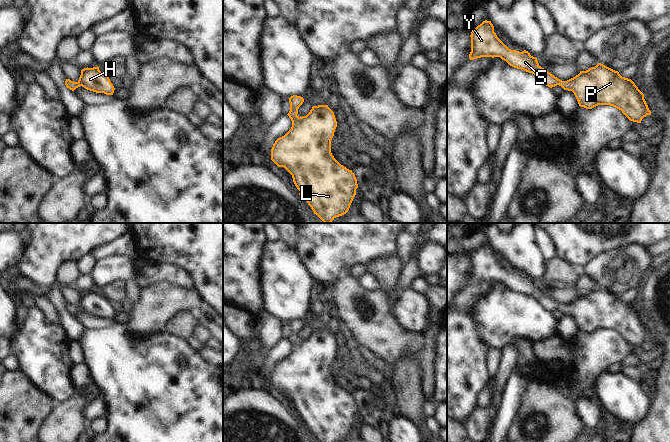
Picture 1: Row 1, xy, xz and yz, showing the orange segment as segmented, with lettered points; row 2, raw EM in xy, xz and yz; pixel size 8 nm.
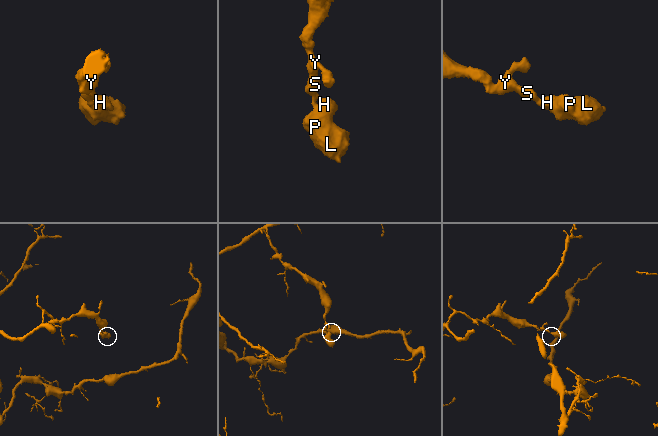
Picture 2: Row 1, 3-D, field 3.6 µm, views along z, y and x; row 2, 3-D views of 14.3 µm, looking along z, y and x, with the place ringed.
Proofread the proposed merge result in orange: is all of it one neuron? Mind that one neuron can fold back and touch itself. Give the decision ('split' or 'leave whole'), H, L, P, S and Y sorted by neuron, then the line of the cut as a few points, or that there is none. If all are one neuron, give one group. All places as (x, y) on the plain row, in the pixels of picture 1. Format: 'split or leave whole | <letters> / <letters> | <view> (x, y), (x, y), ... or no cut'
leave whole | H L P S Y | no cut

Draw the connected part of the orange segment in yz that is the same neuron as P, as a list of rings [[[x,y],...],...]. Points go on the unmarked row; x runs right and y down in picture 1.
[[[483,245],[471,256],[470,284],[481,281],[500,281],[510,290],[537,299],[542,306],[552,312],[557,309],[572,315],[580,331],[592,333],[598,329],[610,329],[622,335],[633,346],[641,347],[651,335],[644,318],[635,307],[622,301],[601,287],[578,299],[562,305],[542,292],[536,281],[526,274],[523,276],[509,273],[494,256],[491,245]]]

